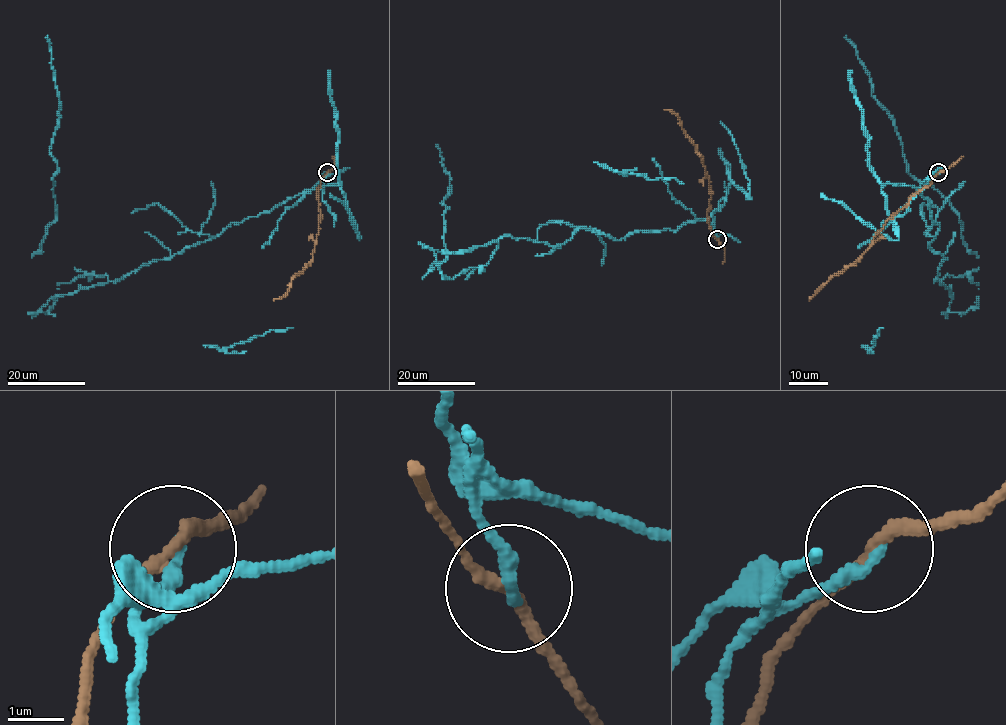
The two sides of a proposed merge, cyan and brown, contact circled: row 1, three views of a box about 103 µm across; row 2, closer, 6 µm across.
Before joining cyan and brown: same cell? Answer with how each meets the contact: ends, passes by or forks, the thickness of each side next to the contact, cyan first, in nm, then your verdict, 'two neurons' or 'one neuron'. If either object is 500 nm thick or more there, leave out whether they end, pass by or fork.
cyan ends; brown passes by; calibres 260 and 200 nm; two neurons

